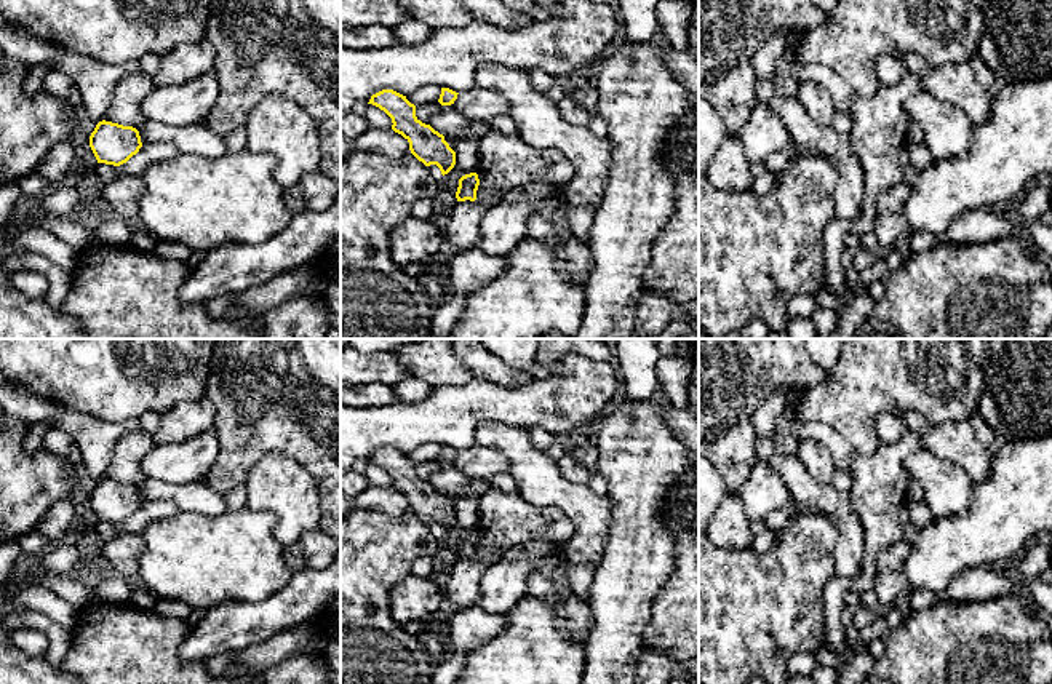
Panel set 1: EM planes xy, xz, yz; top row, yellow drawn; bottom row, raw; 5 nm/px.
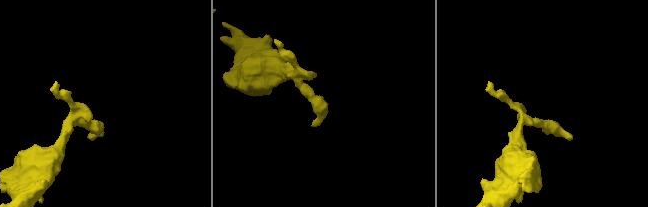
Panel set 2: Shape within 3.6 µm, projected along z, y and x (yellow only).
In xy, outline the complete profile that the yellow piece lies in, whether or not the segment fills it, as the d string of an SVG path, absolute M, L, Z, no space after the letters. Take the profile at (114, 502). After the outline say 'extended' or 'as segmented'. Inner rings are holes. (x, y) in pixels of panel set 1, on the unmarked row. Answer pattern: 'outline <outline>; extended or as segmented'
outline M99 479L90 494L98 521L120 524L142 505L139 489L112 479Z; as segmented

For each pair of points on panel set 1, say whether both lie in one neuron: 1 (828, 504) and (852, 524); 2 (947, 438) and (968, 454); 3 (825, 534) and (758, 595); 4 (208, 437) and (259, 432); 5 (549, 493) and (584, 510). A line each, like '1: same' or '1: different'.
1: same
2: same
3: same
4: different
5: same

